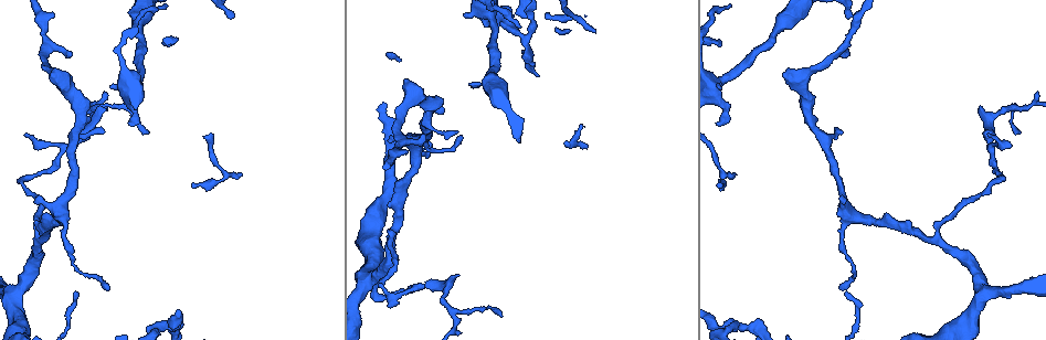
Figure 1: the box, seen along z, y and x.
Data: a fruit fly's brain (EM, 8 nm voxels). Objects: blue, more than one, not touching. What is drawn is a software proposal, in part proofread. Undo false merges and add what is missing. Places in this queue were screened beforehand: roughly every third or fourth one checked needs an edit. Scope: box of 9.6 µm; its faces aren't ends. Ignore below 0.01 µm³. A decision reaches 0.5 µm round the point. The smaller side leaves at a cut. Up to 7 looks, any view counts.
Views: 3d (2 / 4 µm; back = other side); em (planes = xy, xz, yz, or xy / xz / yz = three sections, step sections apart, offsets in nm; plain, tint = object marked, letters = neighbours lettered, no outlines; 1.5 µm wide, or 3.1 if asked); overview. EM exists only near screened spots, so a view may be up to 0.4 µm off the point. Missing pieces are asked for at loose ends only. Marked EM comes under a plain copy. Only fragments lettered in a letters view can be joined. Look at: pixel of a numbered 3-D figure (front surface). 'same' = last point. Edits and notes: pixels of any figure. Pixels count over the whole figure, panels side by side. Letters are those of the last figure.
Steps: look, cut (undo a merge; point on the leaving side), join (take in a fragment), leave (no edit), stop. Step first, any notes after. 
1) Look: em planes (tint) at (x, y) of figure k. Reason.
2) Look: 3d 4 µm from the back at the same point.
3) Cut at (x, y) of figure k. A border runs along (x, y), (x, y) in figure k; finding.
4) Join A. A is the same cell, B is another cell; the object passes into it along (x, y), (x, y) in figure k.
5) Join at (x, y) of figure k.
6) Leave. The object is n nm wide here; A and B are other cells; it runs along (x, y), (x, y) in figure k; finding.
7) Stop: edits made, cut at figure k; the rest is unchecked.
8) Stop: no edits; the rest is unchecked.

Look: em xy step 4 (tint) at (742, 328) of figure 1. Sharp bend.

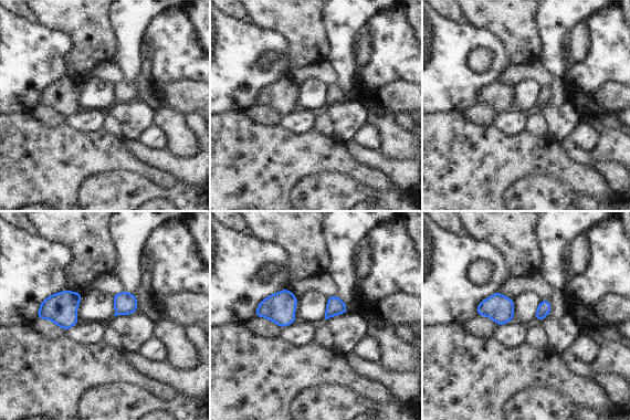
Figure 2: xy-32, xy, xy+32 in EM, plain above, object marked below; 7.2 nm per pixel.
Look: em planes (tint) at the same point.

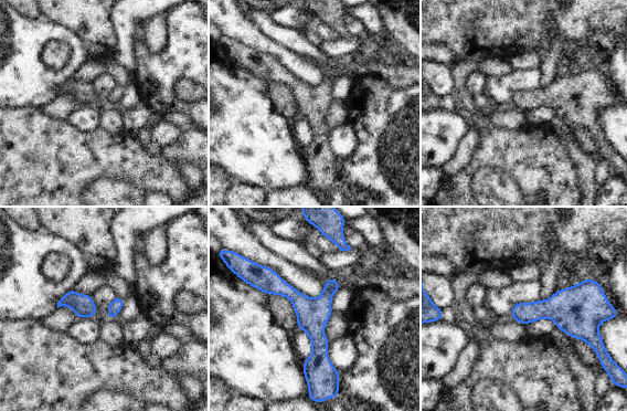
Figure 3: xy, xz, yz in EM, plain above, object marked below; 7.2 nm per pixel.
Look: em planes (letters) at the same point. See the neighbours.

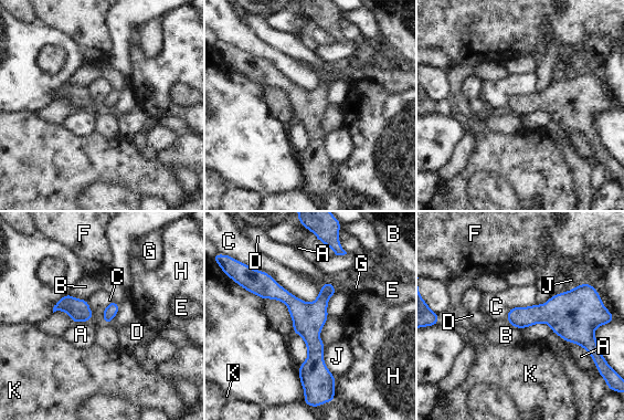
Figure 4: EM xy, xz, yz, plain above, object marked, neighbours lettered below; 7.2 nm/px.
Leave. The longest contact is with C, 550 nm; A, B, C, D, E, F, G, H, J and K are other cells; a border runs along (252, 268), (309, 303), (321, 289) in figure 4; continuous, no second neuron.

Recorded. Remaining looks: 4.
Look: 3d 2 µm at (239, 174) of figure 1. Branch stops here.

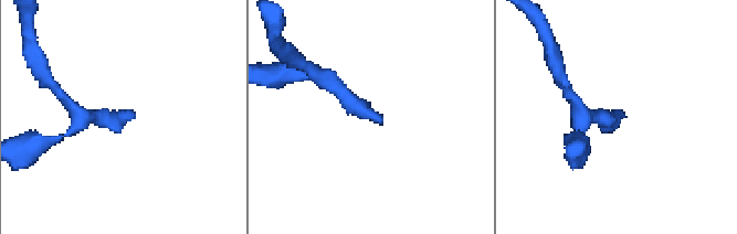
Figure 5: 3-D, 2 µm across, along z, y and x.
Look: em planes (letters) at (130, 110) of figure 5. Need the tissue.

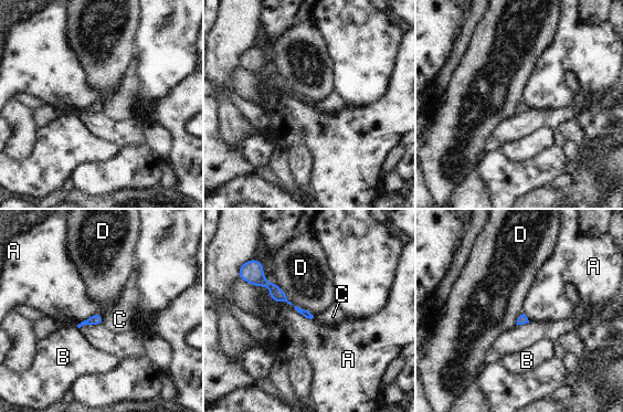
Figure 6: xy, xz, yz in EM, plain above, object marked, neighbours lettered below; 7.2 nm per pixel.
Leave. A, B, C and D are other cells; it runs along (253, 281), (270, 285), (306, 314) in figure 6; none of them fits.

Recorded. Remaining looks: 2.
Stop: no edits; the rest is unchecked.

